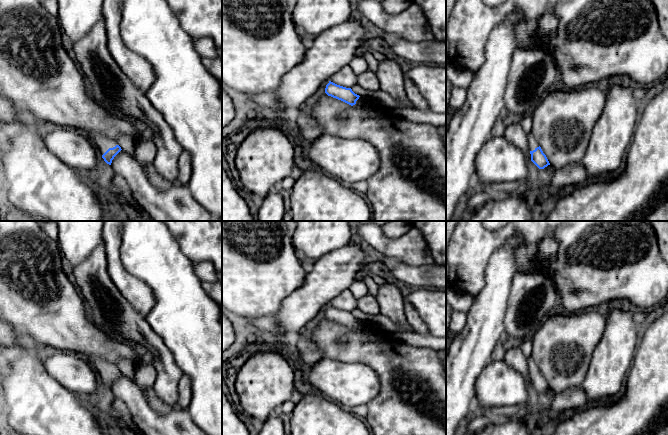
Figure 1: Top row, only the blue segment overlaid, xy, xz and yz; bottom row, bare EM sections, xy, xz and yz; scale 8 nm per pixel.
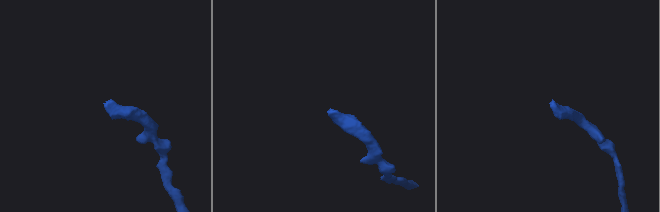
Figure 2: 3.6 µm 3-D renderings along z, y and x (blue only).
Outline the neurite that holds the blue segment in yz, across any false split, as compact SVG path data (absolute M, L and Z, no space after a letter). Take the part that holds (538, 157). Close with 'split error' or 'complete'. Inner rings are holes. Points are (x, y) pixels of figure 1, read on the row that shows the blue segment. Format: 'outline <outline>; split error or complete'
outline M530 132L527 134L528 147L531 154L531 161L539 168L544 169L550 165L546 155L543 153L539 143Z; split error

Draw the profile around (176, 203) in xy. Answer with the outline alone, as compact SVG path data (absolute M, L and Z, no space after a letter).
M124 150L114 157L111 167L124 179L146 221L216 221L193 198L187 185L157 189L149 182L145 168Z

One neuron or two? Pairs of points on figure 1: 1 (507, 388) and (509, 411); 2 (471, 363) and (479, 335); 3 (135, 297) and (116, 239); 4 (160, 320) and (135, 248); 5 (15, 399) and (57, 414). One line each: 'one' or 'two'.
1: two
2: one
3: one
4: one
5: one

